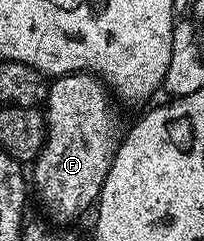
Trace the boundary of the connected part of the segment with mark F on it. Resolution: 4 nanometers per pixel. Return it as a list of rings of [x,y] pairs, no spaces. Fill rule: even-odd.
[[[68,73],[50,80],[49,94],[43,106],[45,142],[36,161],[31,165],[31,189],[32,192],[33,189],[37,192],[42,207],[50,213],[48,216],[54,222],[69,223],[65,221],[73,221],[80,213],[85,213],[88,209],[90,212],[94,208],[97,196],[103,191],[107,171],[111,171],[113,157],[117,154],[123,136],[123,125],[121,129],[116,107],[118,108],[105,82],[91,73]]]

